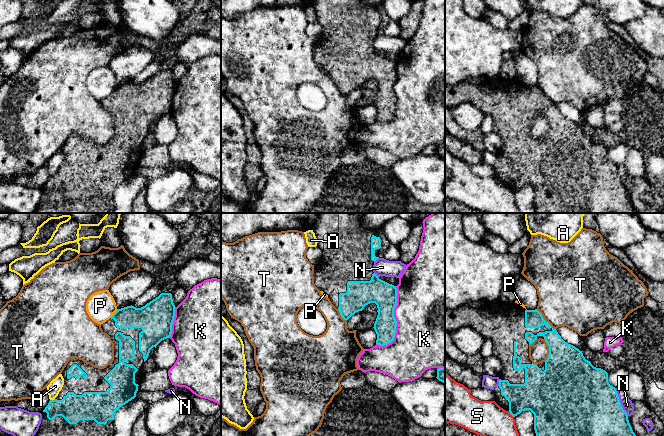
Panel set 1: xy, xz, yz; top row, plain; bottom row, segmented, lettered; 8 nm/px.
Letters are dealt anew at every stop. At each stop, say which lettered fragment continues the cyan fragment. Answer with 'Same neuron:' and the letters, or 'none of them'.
Same neuron: none of them

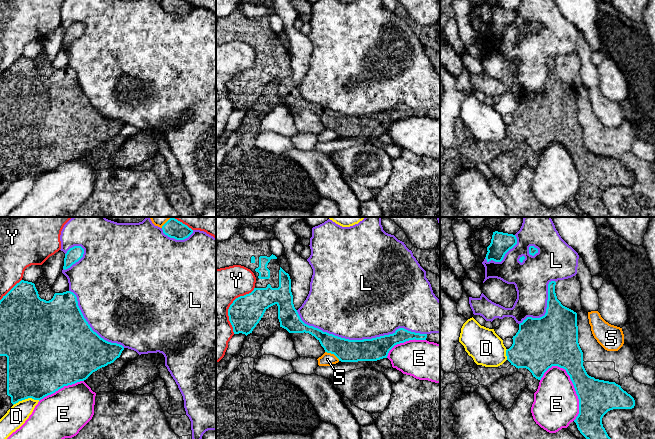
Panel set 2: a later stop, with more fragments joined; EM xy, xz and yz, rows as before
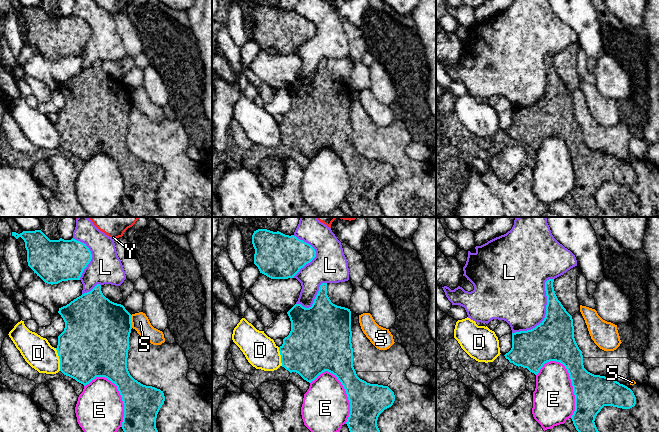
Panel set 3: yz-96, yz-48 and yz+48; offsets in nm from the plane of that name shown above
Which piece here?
Same neuron: none of them

